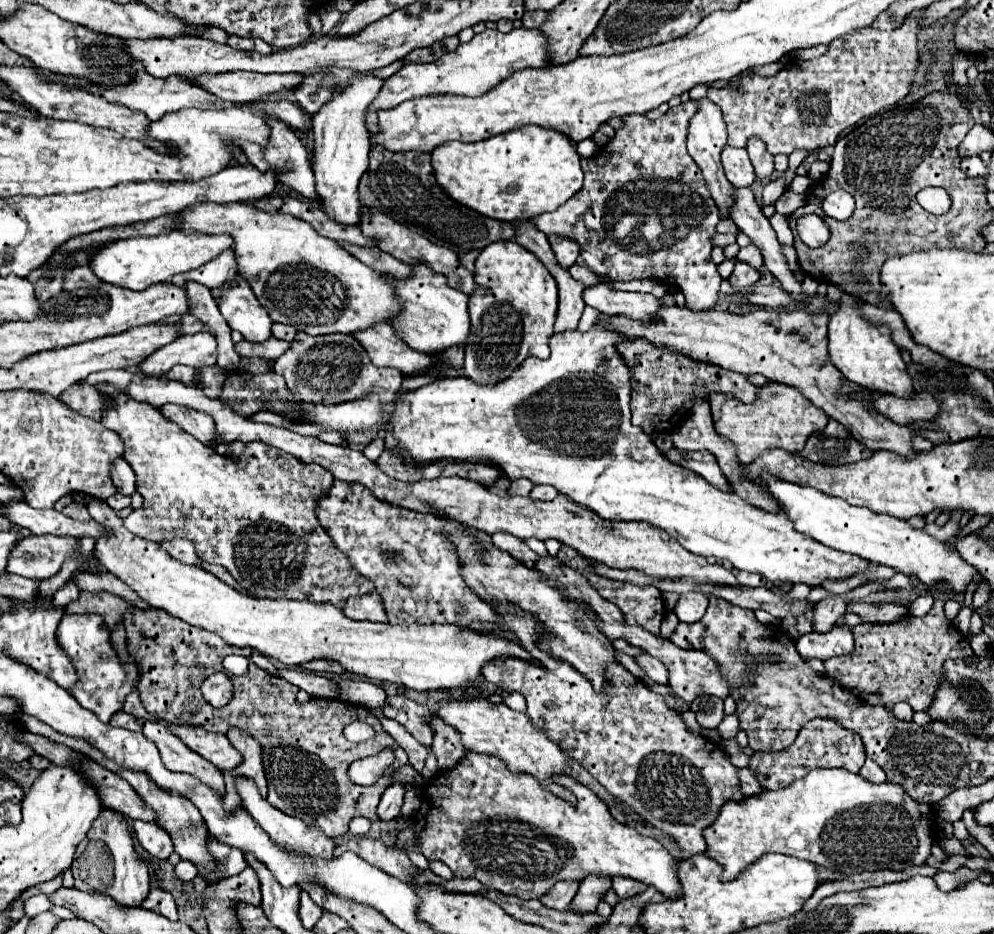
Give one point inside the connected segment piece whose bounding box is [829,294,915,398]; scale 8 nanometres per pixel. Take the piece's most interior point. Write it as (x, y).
(865, 354)

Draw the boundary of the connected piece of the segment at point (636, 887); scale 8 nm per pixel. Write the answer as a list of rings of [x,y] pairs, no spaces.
[[[615,876],[615,878],[613,878],[613,890],[615,890],[617,896],[623,900],[623,898],[633,898],[633,896],[645,892],[645,890],[647,890],[647,884],[641,884],[641,882],[631,880],[631,878]]]

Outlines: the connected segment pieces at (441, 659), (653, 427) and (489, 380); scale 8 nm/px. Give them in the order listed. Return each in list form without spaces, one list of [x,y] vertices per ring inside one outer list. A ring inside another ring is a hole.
[[[93,498],[87,508],[91,518],[111,532],[109,536],[101,536],[93,548],[93,556],[107,572],[129,584],[153,608],[161,608],[185,620],[187,624],[215,632],[233,646],[249,646],[263,656],[279,660],[281,664],[301,666],[311,660],[335,660],[347,672],[395,682],[423,692],[463,686],[481,674],[481,668],[487,660],[497,656],[517,656],[531,660],[529,652],[511,640],[479,632],[459,632],[457,626],[449,624],[393,626],[379,622],[355,622],[333,604],[249,598],[207,570],[169,558],[157,542],[133,536],[123,526],[123,518],[119,518],[117,512],[107,506],[107,502]]]
[[[643,340],[619,342],[617,352],[631,370],[633,424],[641,426],[643,432],[651,438],[651,442],[655,442],[663,434],[673,434],[673,430],[683,424],[687,412],[693,406],[691,392],[695,386],[705,386],[707,392],[723,392],[723,394],[735,396],[741,402],[755,400],[759,390],[759,386],[749,384],[749,380],[743,374],[723,370],[713,364],[697,364],[695,360],[689,360],[687,356],[669,352],[665,348],[653,348],[651,344],[645,344]]]
[[[513,240],[483,248],[475,260],[477,288],[469,296],[471,332],[465,344],[465,376],[475,384],[497,384],[509,378],[527,356],[547,358],[557,314],[557,284],[549,270]]]

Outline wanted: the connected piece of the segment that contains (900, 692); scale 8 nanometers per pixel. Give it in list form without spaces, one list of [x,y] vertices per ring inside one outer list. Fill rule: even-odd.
[[[935,600],[933,608],[929,610],[927,616],[915,618],[915,616],[905,616],[897,622],[891,624],[857,624],[849,626],[849,630],[855,636],[855,648],[847,656],[837,656],[833,660],[825,662],[827,676],[833,680],[839,680],[847,690],[855,692],[861,700],[865,702],[881,702],[887,708],[891,708],[897,702],[907,702],[915,712],[927,712],[929,706],[933,704],[933,696],[945,676],[943,662],[947,658],[965,658],[973,656],[973,650],[969,648],[967,636],[963,636],[943,614],[943,600]]]

